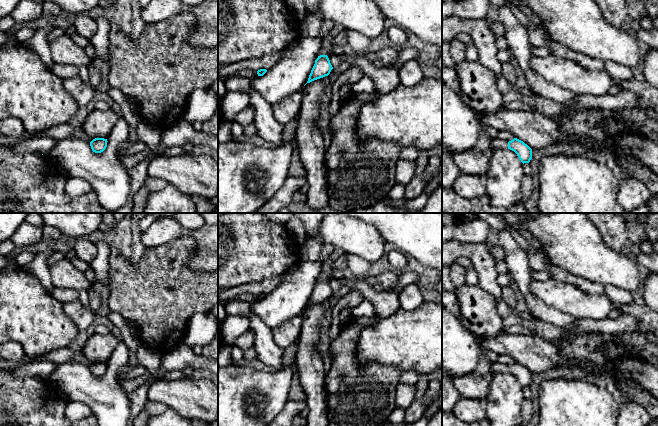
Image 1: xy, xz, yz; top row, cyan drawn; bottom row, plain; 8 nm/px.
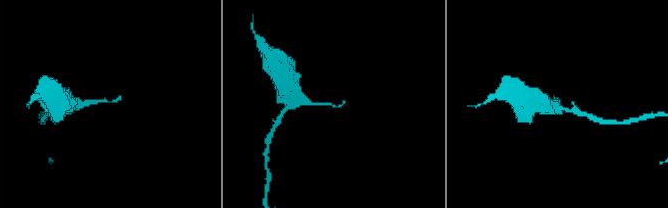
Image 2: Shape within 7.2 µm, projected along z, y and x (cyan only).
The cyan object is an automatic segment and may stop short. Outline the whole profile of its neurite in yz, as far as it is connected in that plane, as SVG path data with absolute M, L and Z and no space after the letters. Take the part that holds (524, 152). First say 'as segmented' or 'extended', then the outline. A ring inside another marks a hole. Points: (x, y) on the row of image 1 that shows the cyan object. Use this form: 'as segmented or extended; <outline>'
extended; M498 137L492 138L491 150L494 149L510 149L514 151L523 164L529 163L532 159L532 149L517 138L509 142Z

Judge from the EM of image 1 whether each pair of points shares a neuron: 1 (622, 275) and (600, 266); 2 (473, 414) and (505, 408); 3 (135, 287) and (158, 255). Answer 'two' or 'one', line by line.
1: one
2: two
3: one

